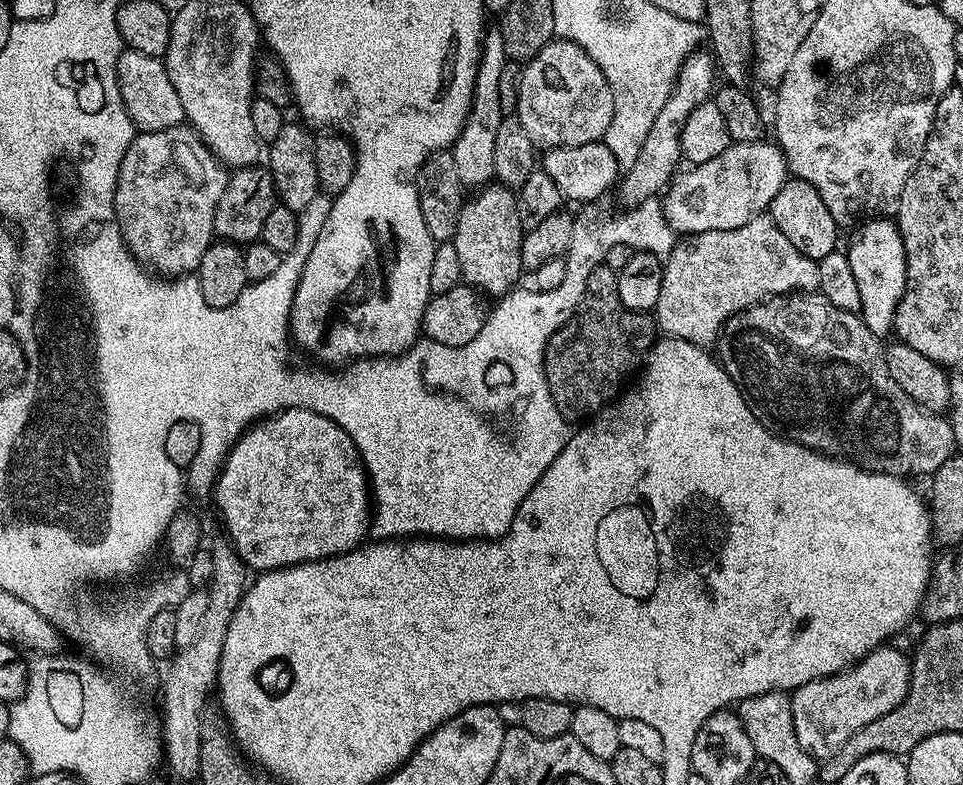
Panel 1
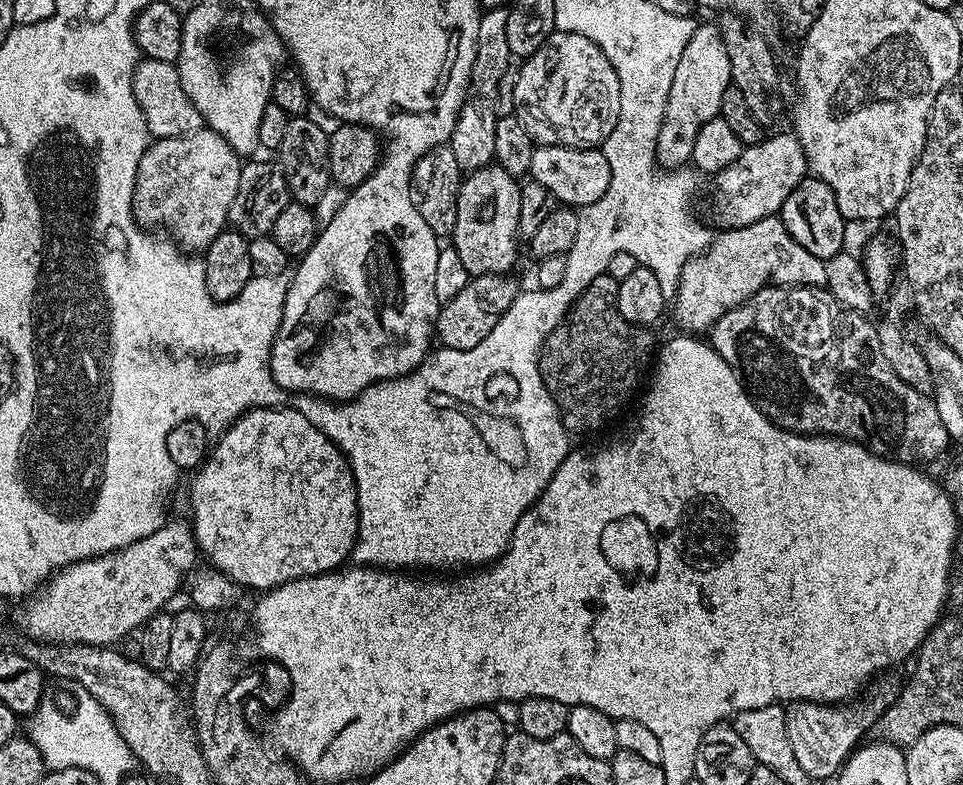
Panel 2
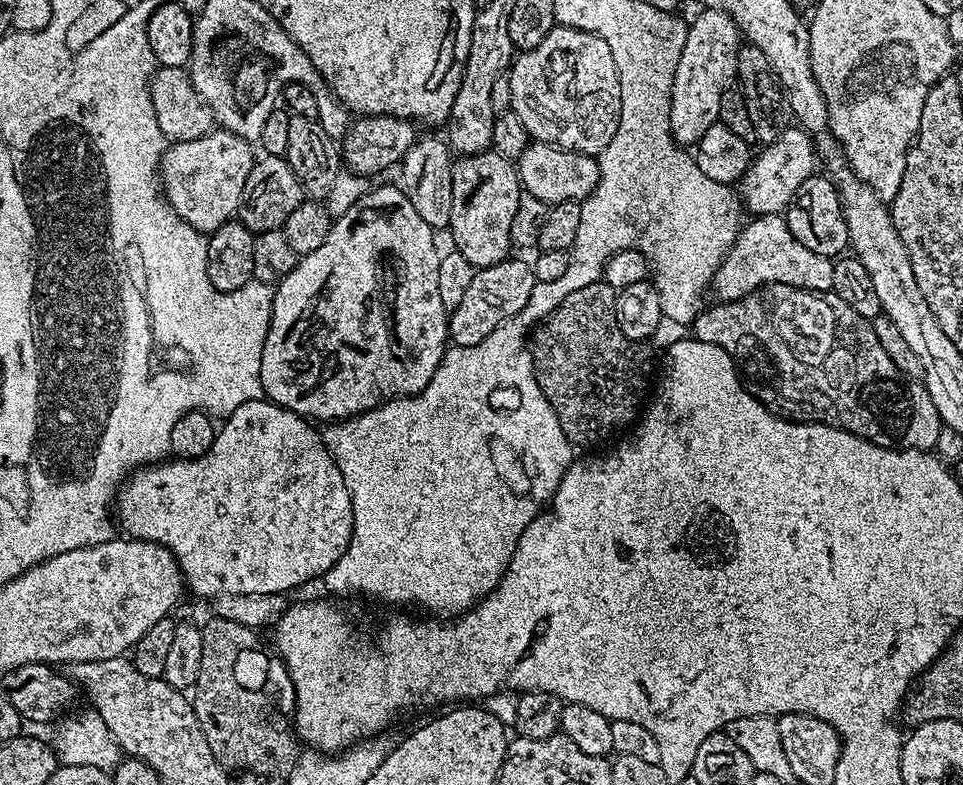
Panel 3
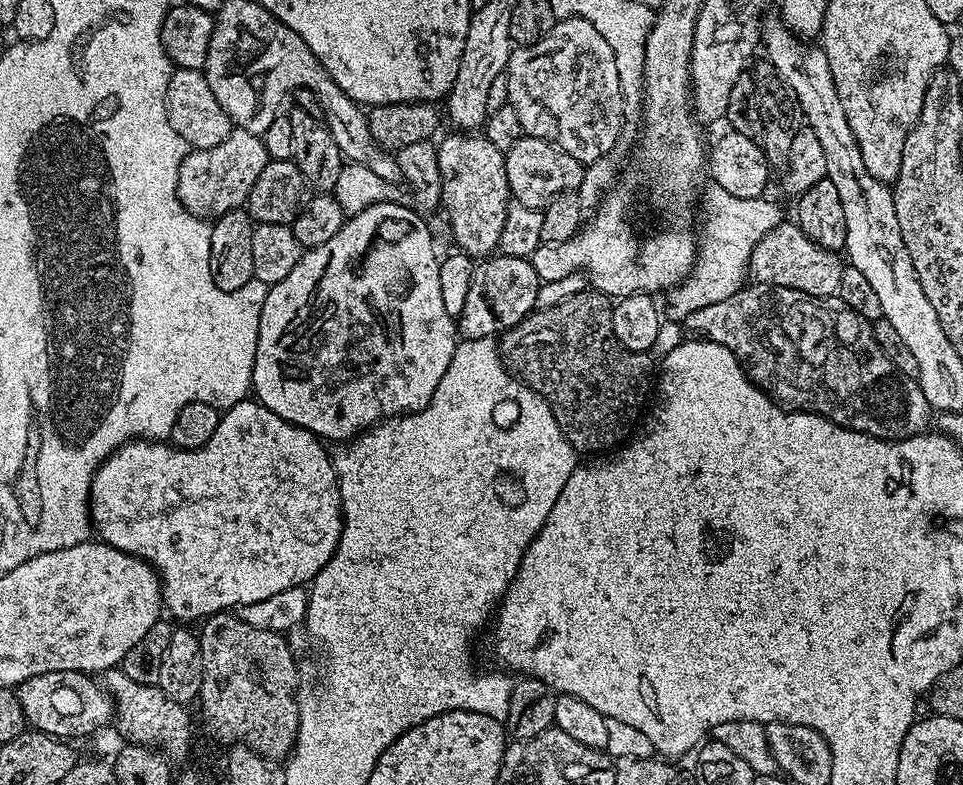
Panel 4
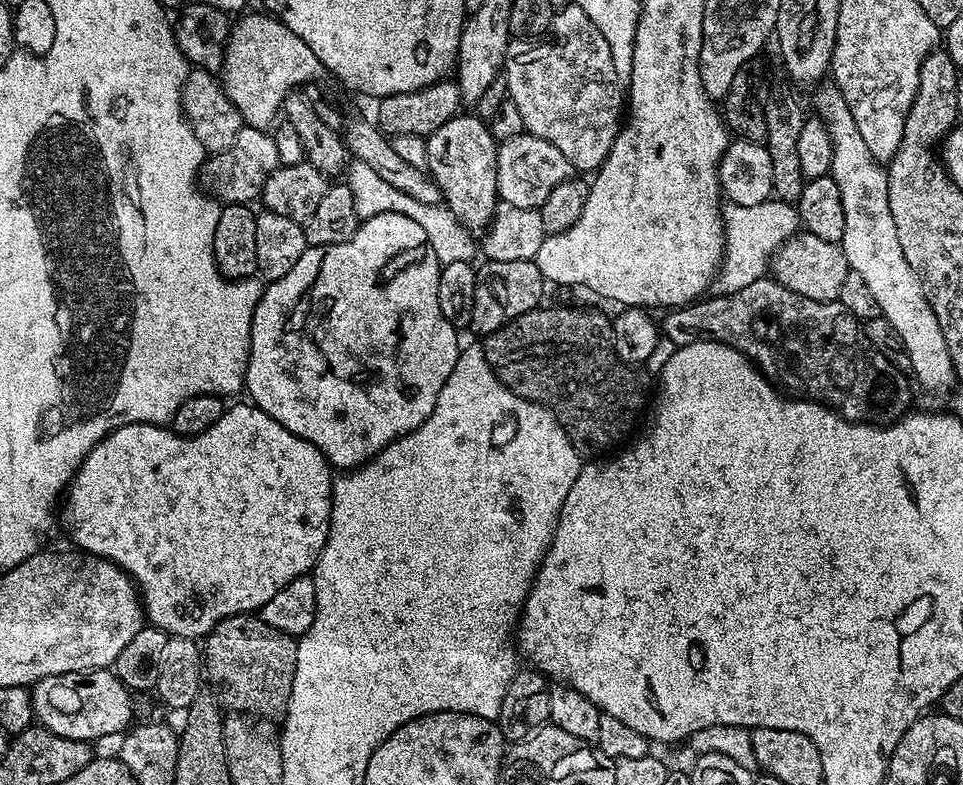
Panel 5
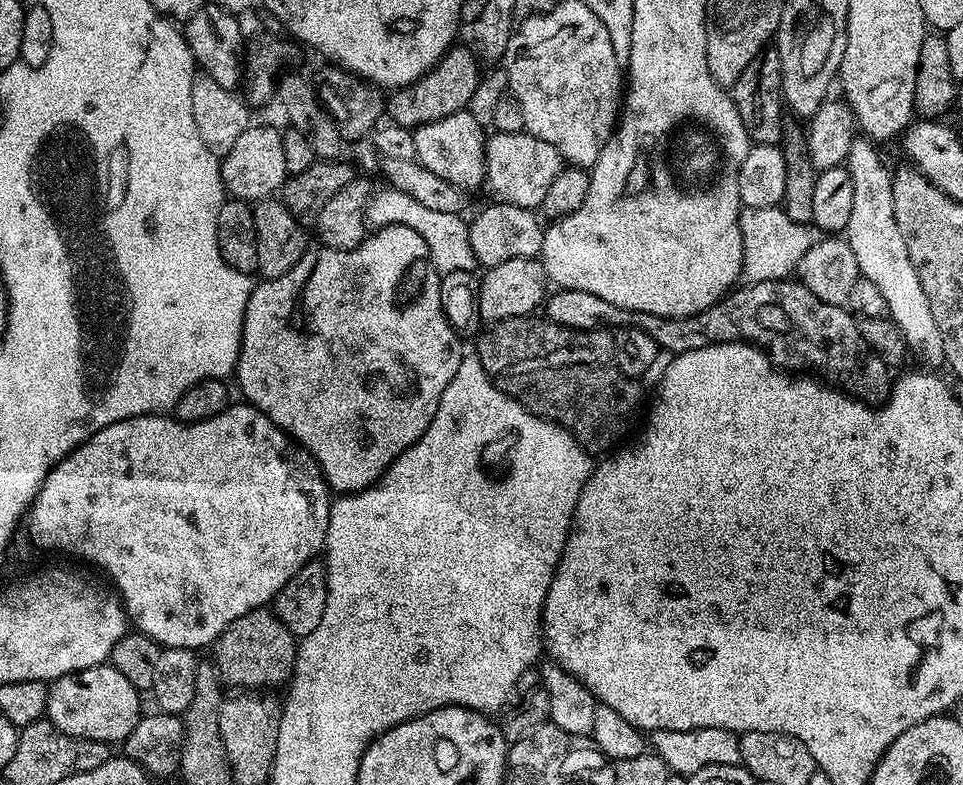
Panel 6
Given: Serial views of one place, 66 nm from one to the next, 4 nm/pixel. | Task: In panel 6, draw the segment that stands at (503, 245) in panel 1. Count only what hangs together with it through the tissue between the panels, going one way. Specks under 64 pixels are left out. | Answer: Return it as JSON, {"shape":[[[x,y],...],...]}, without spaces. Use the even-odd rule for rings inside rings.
{"shape":[[[467,111],[450,114],[450,118],[438,118],[438,122],[424,124],[413,131],[416,159],[426,170],[434,170],[438,178],[451,184],[459,184],[465,190],[485,183],[484,146],[486,128]]]}

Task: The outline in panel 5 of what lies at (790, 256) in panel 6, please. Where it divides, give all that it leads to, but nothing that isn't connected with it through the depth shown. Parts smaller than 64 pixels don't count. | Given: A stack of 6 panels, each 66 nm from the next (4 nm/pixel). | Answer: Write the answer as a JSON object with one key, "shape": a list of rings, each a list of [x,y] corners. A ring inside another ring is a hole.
{"shape":[[[773,198],[758,206],[738,206],[731,202],[722,208],[724,214],[724,259],[716,274],[714,288],[717,293],[737,292],[750,282],[765,279],[772,257],[792,236],[801,231],[799,211],[789,201]]]}

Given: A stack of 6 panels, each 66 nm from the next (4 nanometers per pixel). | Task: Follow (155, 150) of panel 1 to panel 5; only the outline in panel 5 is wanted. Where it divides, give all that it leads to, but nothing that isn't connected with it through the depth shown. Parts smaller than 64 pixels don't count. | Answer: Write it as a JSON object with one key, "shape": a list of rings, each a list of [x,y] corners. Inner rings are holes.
{"shape":[[[241,126],[238,138],[226,150],[209,155],[202,169],[202,184],[217,201],[224,204],[251,205],[260,200],[260,191],[270,174],[281,167],[278,146],[274,146],[272,132],[262,128]]]}

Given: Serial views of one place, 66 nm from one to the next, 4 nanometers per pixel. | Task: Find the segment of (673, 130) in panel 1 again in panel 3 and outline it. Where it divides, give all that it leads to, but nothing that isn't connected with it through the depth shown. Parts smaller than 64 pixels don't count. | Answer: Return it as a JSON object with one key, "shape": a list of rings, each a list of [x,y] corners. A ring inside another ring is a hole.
{"shape":[[[704,8],[696,21],[688,24],[686,46],[682,46],[682,54],[678,58],[678,66],[672,83],[672,101],[668,124],[672,128],[672,136],[680,144],[695,145],[710,130],[710,126],[717,124],[722,110],[724,93],[733,87],[737,79],[736,62],[742,47],[742,33],[735,20],[727,12],[720,12],[717,8]]]}

